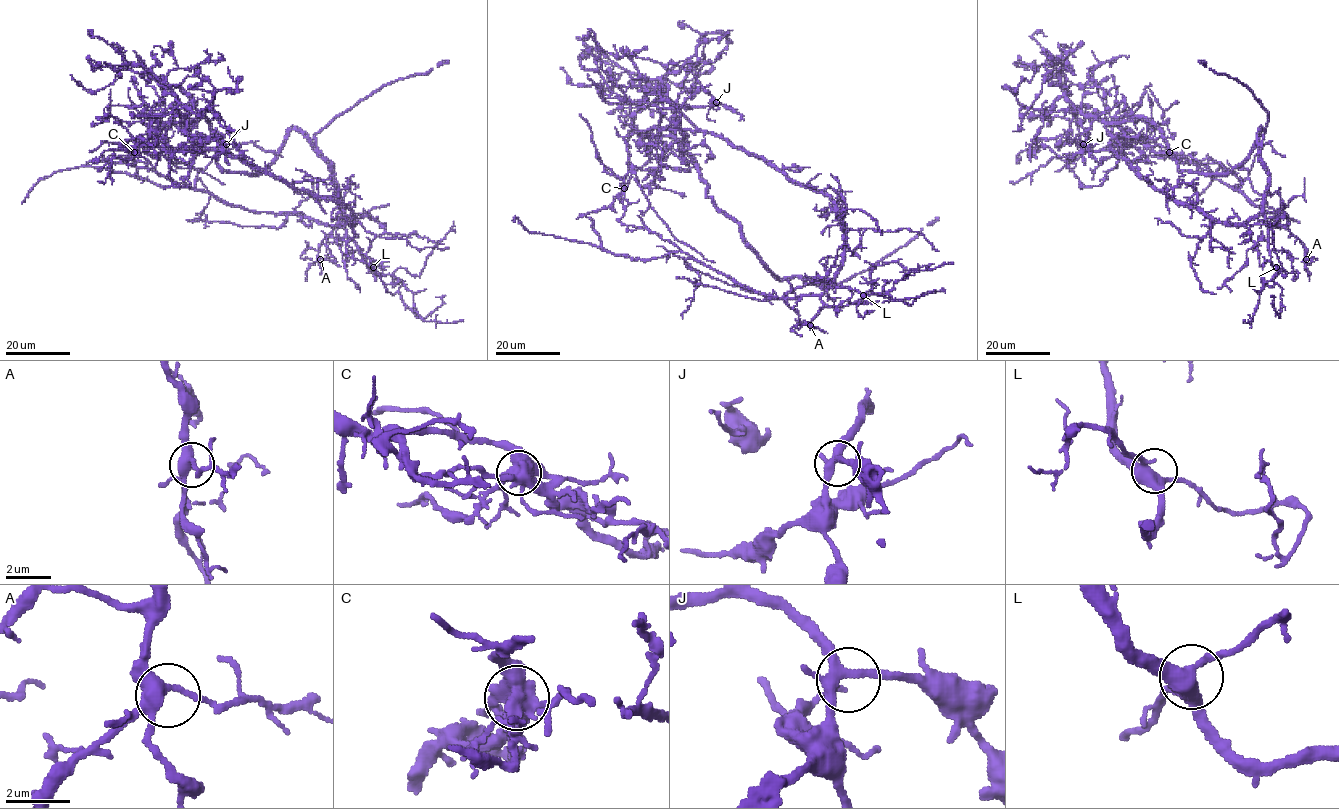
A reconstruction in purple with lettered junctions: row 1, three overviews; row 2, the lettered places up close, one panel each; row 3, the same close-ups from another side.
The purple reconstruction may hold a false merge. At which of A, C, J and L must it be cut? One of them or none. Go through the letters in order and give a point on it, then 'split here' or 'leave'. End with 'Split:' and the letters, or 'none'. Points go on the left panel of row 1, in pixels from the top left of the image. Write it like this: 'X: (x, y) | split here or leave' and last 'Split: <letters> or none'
A: (320, 259) | leave
C: (134, 152) | split here
J: (226, 144) | leave
L: (373, 267) | leave
Split: C

